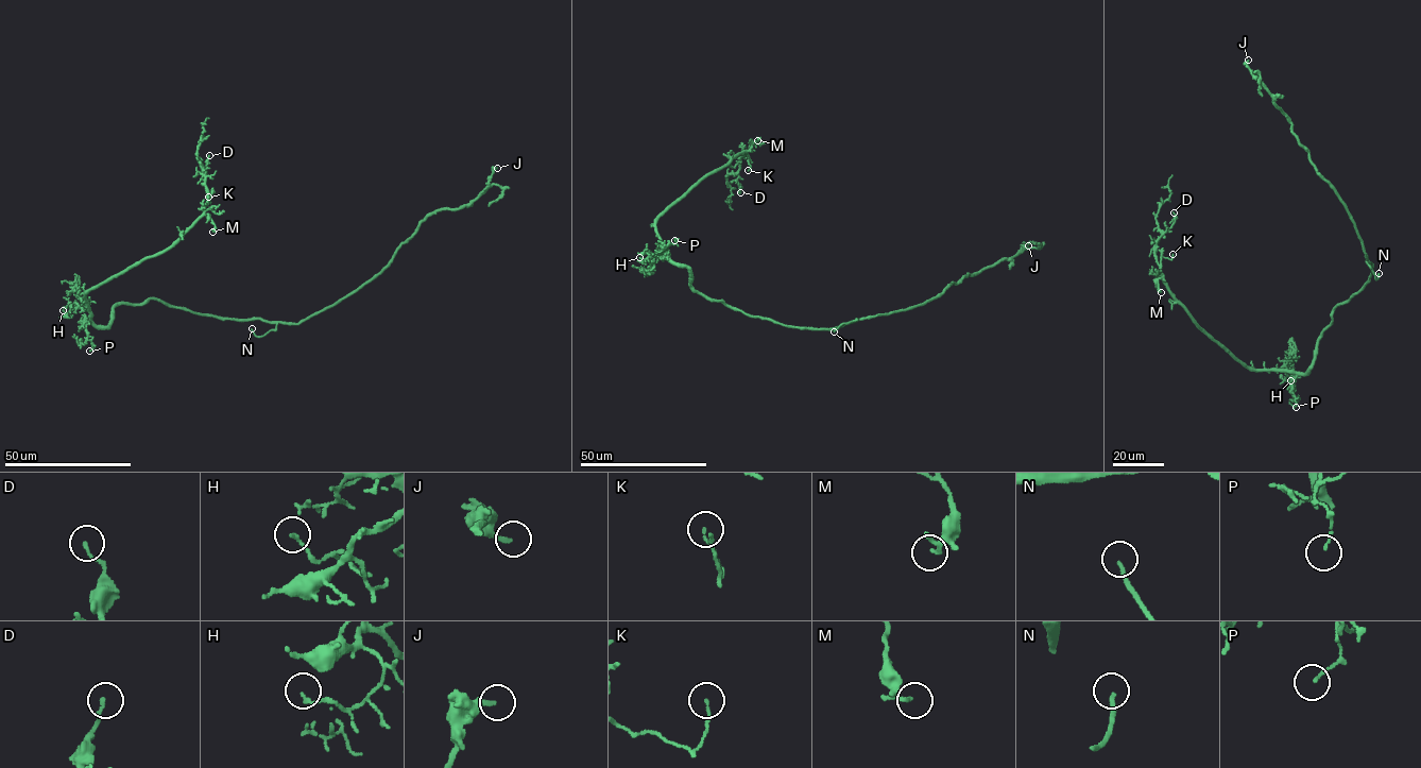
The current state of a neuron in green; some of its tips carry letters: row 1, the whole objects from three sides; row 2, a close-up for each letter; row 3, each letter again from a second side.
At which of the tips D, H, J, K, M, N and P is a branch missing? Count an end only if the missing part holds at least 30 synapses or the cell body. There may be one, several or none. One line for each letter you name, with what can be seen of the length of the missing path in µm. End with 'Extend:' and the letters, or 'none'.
N: about 4 µm are missing
Extend: N

